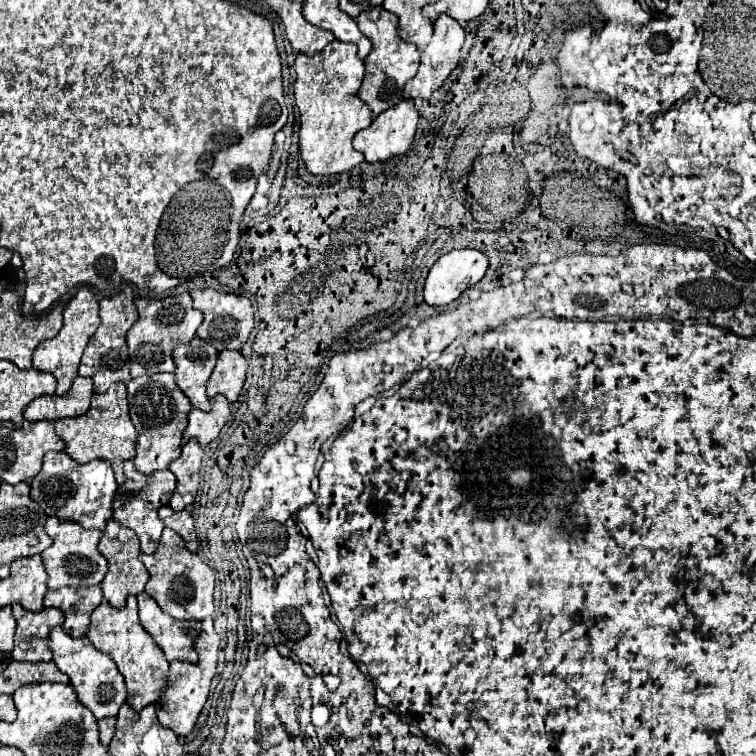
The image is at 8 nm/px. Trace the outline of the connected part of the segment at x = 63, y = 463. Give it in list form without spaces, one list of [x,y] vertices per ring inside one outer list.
[[[47,452],[41,472],[31,480],[31,498],[43,508],[47,516],[59,520],[75,520],[83,528],[103,530],[113,516],[113,498],[117,494],[113,468],[107,460],[93,460],[77,464],[67,452]]]

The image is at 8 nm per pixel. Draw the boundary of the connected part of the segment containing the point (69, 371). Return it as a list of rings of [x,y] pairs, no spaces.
[[[81,286],[81,288],[77,288],[77,292],[71,296],[71,300],[65,306],[63,328],[59,330],[59,334],[51,340],[41,342],[39,348],[35,348],[35,352],[33,352],[33,368],[49,372],[57,378],[57,392],[55,392],[57,396],[65,394],[71,388],[73,380],[77,378],[77,368],[81,364],[83,350],[85,350],[89,338],[95,334],[97,326],[99,326],[99,302],[87,286]]]

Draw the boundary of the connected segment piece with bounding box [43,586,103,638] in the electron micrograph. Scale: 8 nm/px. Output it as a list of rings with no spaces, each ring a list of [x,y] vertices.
[[[101,586],[95,588],[61,588],[49,590],[45,594],[43,604],[51,608],[59,608],[65,616],[63,630],[73,638],[83,638],[89,622],[91,612],[103,602]]]

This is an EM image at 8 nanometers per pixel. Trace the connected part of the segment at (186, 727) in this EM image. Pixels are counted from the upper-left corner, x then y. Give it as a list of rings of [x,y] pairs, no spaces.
[[[203,632],[197,638],[197,642],[195,642],[195,650],[199,654],[199,662],[197,664],[189,664],[189,662],[181,662],[181,660],[171,662],[171,670],[169,670],[169,682],[171,684],[169,684],[167,692],[155,704],[157,706],[157,718],[159,718],[159,722],[165,728],[171,728],[177,736],[187,736],[195,728],[199,712],[201,712],[203,704],[207,702],[209,686],[211,686],[211,680],[215,676],[215,666],[217,666],[219,636]]]

